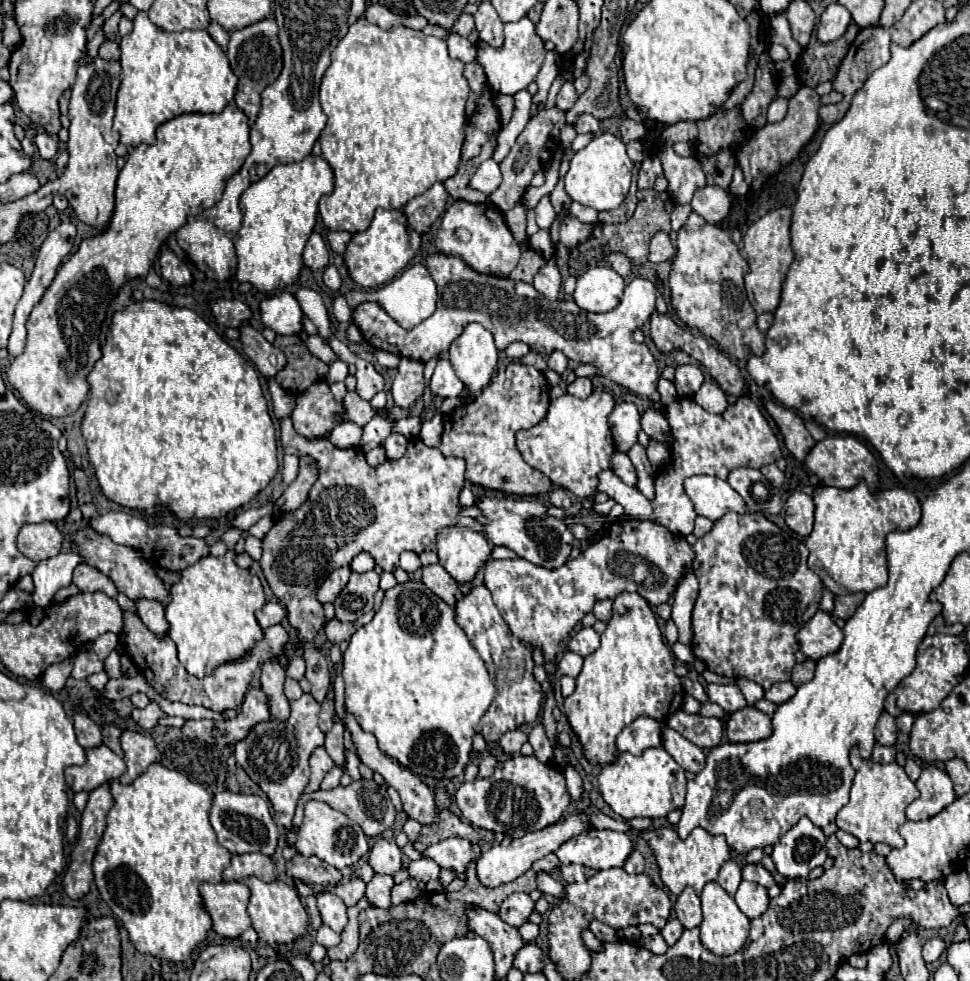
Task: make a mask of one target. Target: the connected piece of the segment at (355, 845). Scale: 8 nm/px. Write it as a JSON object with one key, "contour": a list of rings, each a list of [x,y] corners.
{"contour":[[[320,800],[306,802],[304,822],[298,830],[298,838],[296,838],[294,846],[300,854],[304,854],[304,856],[314,854],[338,870],[356,864],[370,850],[368,836],[364,834],[364,830],[356,822],[352,822],[348,816],[344,816],[342,812],[330,808],[326,802],[320,802]]]}

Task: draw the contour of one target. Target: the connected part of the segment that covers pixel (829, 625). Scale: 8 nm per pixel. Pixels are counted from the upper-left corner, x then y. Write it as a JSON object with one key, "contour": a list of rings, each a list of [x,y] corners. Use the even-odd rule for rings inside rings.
{"contour":[[[818,610],[796,634],[800,642],[800,650],[806,654],[806,658],[820,660],[820,656],[826,656],[828,652],[836,652],[840,648],[842,630],[836,626],[834,618]]]}

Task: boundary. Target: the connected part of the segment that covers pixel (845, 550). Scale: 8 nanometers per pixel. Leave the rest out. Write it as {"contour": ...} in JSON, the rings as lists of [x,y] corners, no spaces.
{"contour":[[[864,480],[854,488],[818,486],[814,492],[816,520],[814,530],[806,538],[810,550],[808,566],[820,576],[832,594],[840,592],[872,592],[888,582],[886,536],[894,530],[908,530],[920,522],[920,502],[904,488],[888,488],[872,492]]]}

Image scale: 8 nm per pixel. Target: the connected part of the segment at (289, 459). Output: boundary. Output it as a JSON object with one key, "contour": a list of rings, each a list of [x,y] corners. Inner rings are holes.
{"contour":[[[284,456],[284,462],[282,462],[282,480],[284,484],[292,484],[294,478],[298,474],[298,456]]]}

